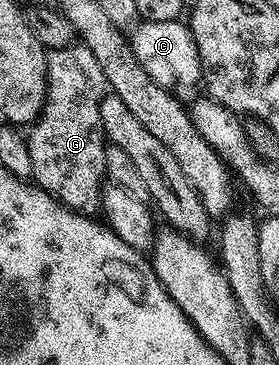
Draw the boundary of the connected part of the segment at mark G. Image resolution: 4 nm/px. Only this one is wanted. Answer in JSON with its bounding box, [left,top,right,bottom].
[26,47,108,215]

